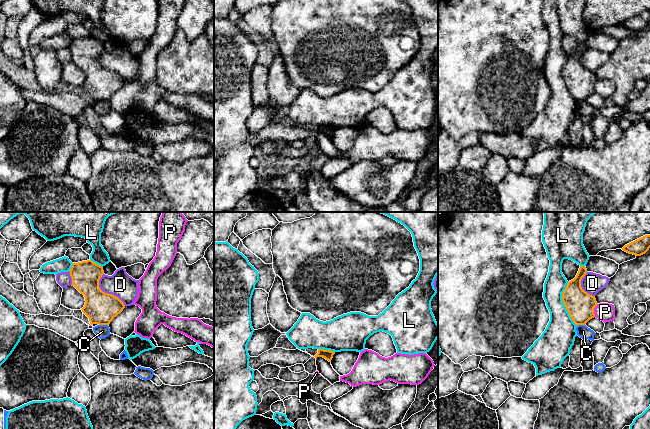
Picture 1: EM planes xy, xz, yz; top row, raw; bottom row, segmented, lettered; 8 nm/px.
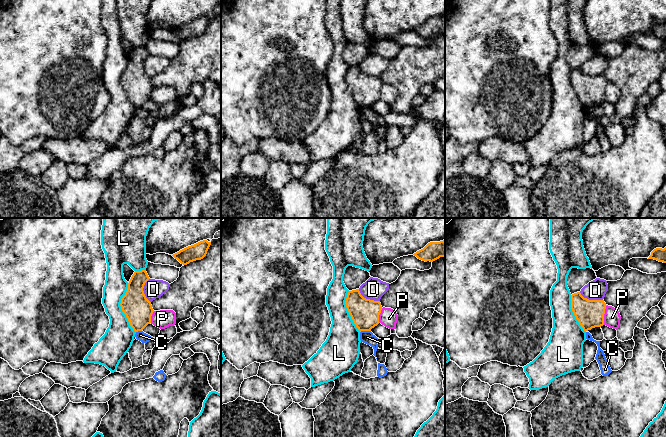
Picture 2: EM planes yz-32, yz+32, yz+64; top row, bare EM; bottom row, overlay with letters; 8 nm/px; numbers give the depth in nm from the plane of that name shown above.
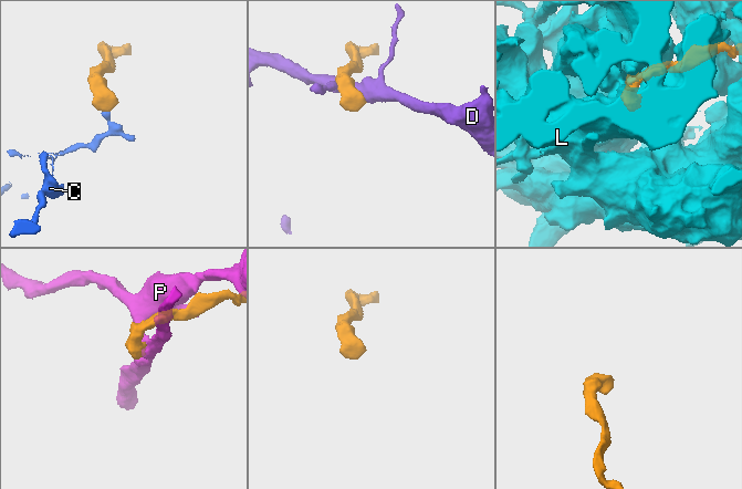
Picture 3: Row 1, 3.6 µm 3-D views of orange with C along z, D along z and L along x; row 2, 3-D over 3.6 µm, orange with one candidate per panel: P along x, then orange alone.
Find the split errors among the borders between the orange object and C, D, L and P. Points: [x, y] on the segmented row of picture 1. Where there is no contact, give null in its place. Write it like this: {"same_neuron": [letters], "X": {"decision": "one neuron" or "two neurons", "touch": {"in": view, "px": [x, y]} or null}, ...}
{"same_neuron": [], "C": {"decision": "two neurons", "touch": {"in": "xy", "px": [103, 324]}}, "D": {"decision": "two neurons", "touch": {"in": "xy", "px": [104, 292]}}, "L": {"decision": "two neurons", "touch": {"in": "yz", "px": [564, 304]}}, "P": {"decision": "two neurons", "touch": {"in": "yz", "px": [593, 310]}}}

